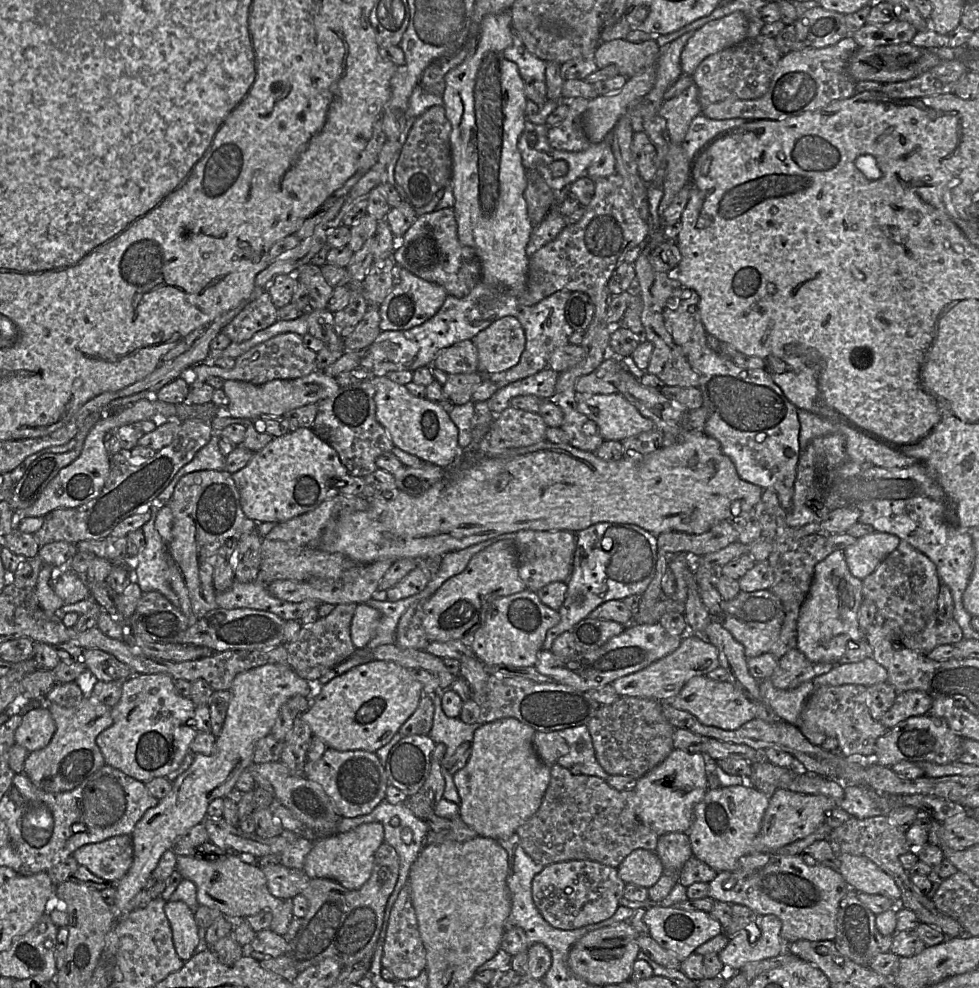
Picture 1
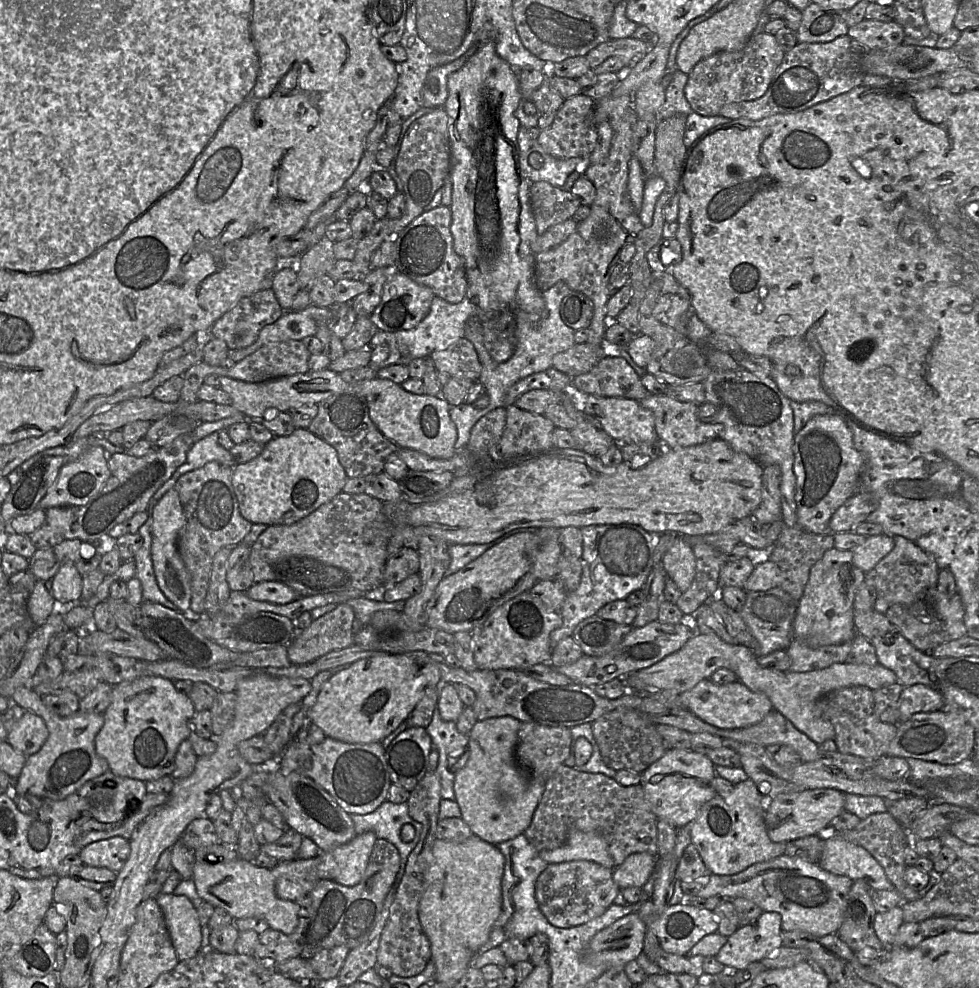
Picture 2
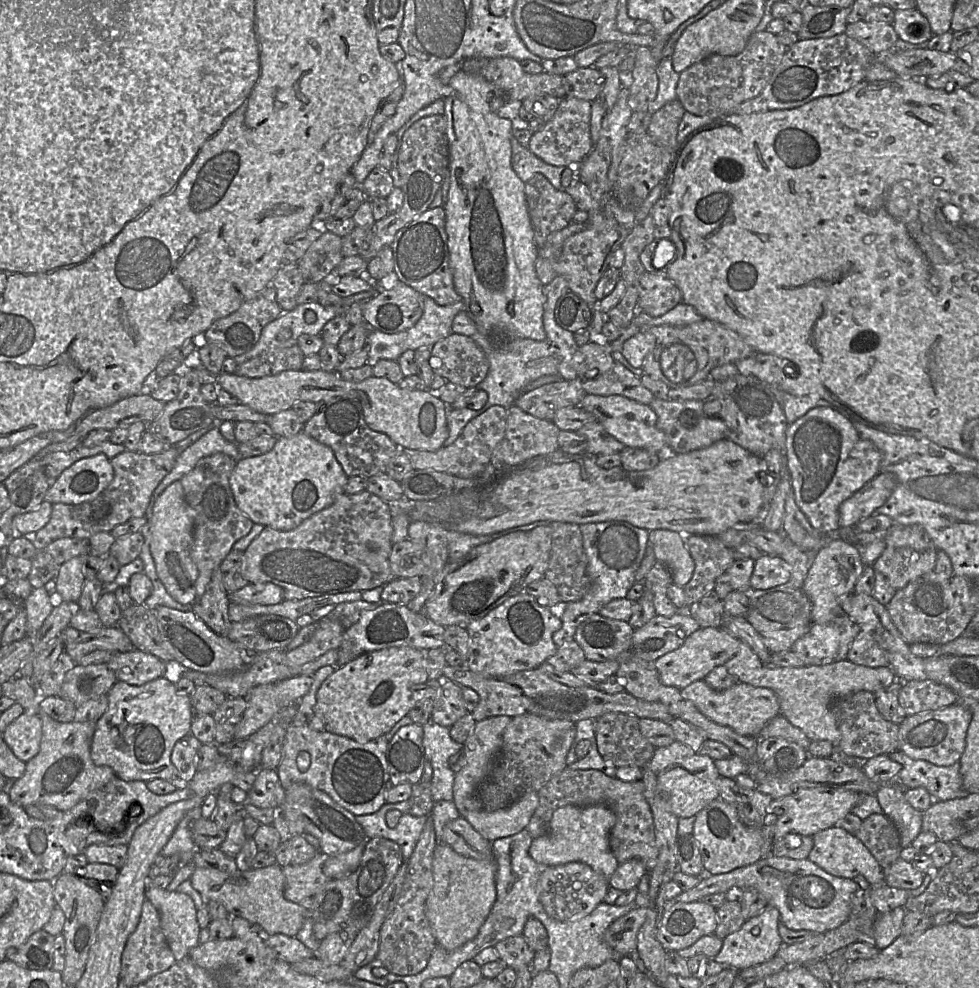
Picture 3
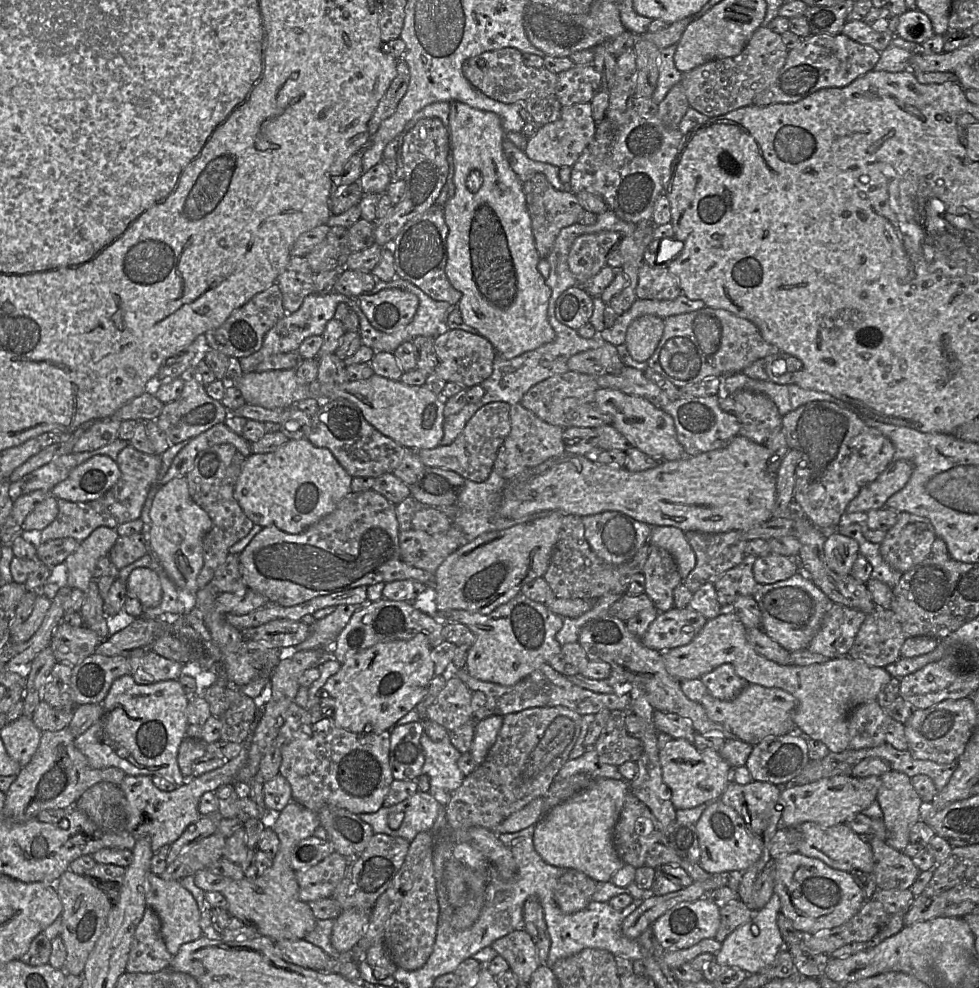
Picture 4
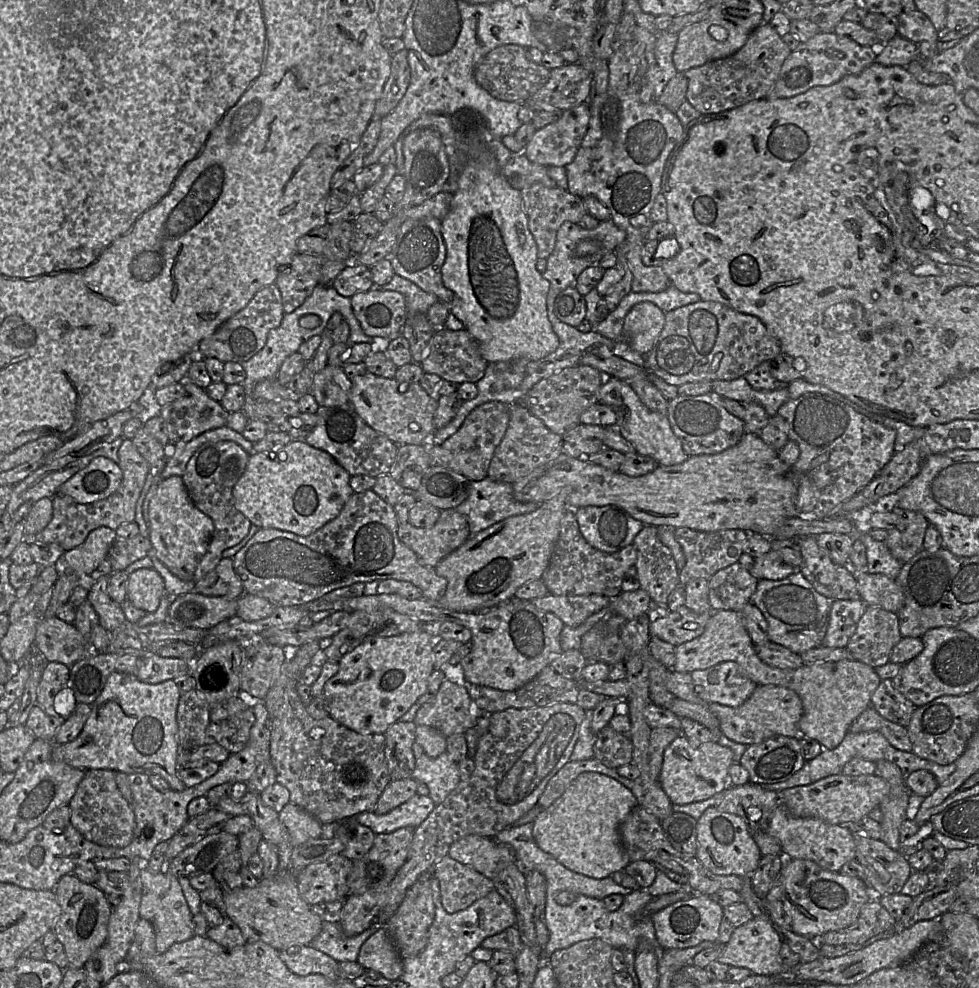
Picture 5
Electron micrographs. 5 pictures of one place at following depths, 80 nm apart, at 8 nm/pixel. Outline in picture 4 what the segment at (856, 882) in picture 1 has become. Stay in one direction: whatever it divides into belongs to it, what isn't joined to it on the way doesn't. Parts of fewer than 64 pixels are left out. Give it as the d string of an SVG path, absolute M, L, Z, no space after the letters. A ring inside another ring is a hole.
M805 822L796 828L803 835L798 853L817 858L835 870L851 872L861 870L871 874L874 868L874 857L867 839L854 833L846 824L823 827L814 822Z

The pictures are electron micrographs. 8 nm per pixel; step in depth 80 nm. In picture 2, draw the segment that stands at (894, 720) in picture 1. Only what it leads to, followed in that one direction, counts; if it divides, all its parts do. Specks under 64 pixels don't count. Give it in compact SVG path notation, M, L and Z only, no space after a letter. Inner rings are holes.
M924 684L904 687L898 699L899 722L919 712L941 710L943 705L942 695Z

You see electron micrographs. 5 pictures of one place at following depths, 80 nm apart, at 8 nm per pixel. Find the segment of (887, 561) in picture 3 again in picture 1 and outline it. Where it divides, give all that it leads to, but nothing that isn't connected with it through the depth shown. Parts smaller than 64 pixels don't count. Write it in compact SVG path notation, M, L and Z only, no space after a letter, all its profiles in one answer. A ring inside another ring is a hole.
M900 540L898 547L862 580L863 600L873 602L885 620L894 620L906 635L922 631L930 618L937 614L941 585L935 564L908 542Z

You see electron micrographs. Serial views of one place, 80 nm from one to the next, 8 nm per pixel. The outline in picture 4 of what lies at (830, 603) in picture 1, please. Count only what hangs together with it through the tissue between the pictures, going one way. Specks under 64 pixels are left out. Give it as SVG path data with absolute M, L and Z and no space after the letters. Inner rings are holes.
M837 531L827 532L824 542L825 560L828 567L840 575L851 574L859 555L858 542Z

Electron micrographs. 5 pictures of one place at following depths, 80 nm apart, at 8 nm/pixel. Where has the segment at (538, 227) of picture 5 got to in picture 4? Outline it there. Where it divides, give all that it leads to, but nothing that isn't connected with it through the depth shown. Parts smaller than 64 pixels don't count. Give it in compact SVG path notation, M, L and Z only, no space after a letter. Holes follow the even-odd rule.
M537 173L524 182L523 191L531 217L537 251L541 258L547 258L560 230L578 222L578 218L583 213L584 208L581 206L576 194L570 191L569 188L565 190L555 189L542 173Z

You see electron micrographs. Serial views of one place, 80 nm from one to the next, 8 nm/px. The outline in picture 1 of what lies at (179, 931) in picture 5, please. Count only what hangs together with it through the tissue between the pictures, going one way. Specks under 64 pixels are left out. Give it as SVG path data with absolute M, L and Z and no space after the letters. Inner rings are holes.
M167 901L164 911L172 930L176 953L185 963L195 954L199 943L195 913L181 901Z

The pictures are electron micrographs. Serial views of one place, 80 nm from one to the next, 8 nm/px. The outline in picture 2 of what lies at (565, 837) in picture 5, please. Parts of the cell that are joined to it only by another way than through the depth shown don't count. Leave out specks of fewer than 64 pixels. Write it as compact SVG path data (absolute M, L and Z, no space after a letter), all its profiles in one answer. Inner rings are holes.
M571 832L563 846L553 850L542 850L538 855L548 864L587 860L605 868L615 869L605 840L594 832Z

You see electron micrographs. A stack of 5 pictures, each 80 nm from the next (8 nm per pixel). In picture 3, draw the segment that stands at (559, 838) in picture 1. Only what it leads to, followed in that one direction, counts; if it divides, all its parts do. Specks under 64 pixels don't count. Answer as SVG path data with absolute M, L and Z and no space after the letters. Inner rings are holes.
M563 769L551 778L539 791L539 804L525 828L533 839L546 834L553 813L564 806L588 807L606 805L616 815L616 823L610 831L609 844L612 853L621 864L630 859L643 862L647 872L654 869L659 855L656 845L655 824L650 805L644 796L642 781L624 782L616 777L609 777L599 770Z

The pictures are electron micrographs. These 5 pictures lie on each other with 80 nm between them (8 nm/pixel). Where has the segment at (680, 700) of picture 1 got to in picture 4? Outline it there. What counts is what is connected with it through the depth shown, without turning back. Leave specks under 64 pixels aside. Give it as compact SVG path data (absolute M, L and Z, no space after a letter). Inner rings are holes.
M700 679L682 680L680 687L688 699L704 707L712 721L725 726L737 739L751 745L756 745L769 736L794 734L799 730L793 721L797 700L782 689L748 685L734 699L724 701L711 696Z

